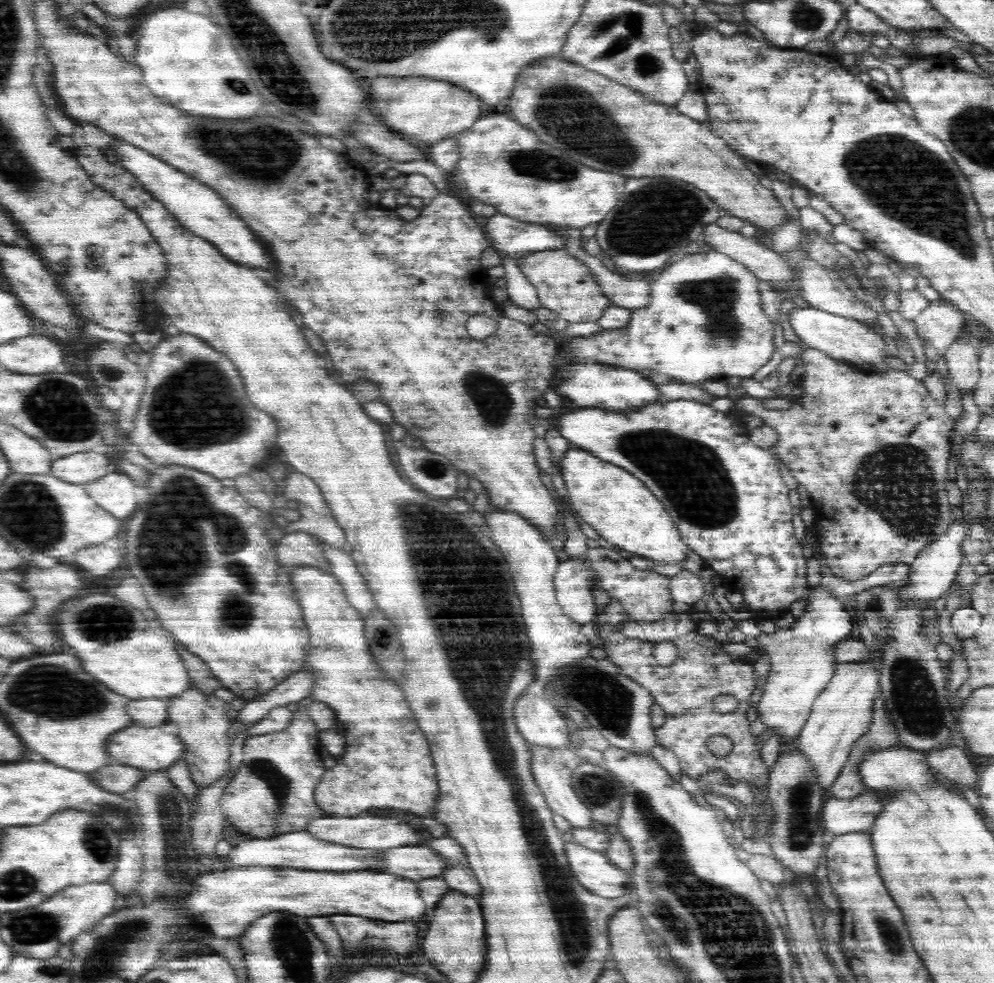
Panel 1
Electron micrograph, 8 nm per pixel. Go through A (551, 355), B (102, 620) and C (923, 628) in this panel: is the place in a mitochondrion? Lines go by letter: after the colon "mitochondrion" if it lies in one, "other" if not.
A: other
B: mitochondrion
C: mitochondrion

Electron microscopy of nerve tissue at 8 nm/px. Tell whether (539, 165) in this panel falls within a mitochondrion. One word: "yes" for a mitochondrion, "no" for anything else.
yes

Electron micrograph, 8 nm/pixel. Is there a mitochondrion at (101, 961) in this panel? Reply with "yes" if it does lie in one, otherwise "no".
yes

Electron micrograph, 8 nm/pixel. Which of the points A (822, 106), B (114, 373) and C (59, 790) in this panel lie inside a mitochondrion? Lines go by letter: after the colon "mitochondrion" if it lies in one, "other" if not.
A: other
B: mitochondrion
C: other

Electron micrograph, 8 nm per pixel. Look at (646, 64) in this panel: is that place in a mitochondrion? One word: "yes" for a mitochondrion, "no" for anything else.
yes

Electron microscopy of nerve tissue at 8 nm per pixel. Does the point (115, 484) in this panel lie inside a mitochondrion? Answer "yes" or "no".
no

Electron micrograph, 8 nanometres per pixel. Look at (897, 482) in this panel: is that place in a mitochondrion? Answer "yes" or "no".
yes

